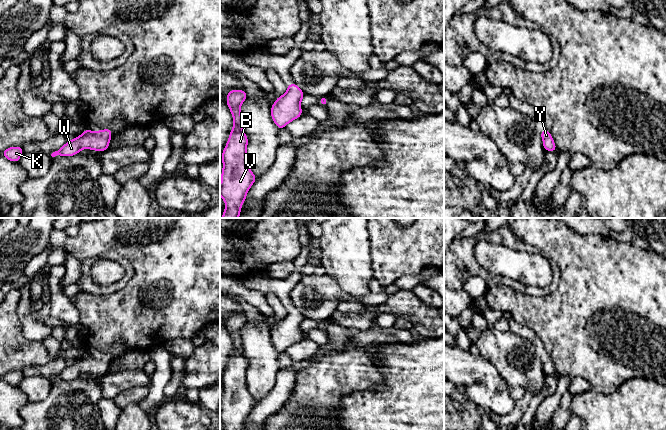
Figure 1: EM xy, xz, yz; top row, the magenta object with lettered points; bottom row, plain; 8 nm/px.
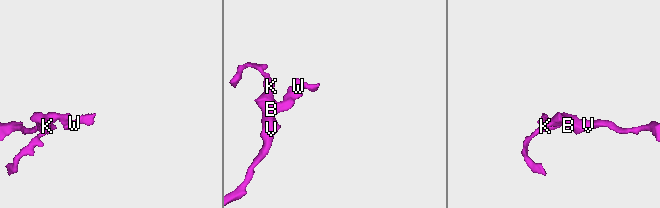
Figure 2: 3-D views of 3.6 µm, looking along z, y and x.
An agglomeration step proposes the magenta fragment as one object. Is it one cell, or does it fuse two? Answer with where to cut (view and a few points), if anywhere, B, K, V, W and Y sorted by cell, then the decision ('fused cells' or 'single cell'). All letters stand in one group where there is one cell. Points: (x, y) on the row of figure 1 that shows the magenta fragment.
cut none; groups B K V W Y; single cell

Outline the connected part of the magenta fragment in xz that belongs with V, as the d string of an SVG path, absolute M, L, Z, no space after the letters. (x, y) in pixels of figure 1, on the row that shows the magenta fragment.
M230 90L226 103L232 113L234 126L222 153L223 170L220 196L226 208L222 218L238 218L248 190L257 180L248 167L246 148L248 138L243 131L241 104L247 99L245 90Z

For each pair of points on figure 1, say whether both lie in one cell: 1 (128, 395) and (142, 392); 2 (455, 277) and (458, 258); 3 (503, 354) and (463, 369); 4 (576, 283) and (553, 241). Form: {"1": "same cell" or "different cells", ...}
{"1": "same cell", "2": "same cell", "3": "different cells", "4": "same cell"}

